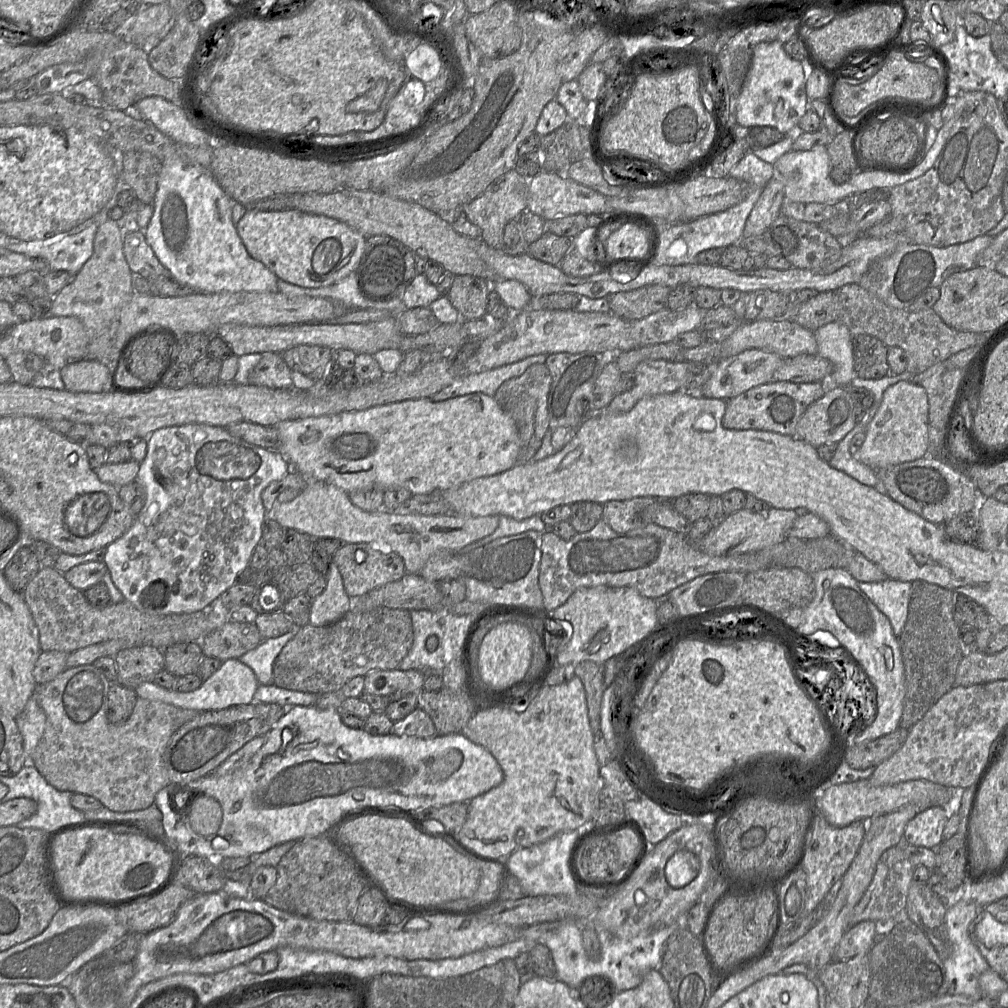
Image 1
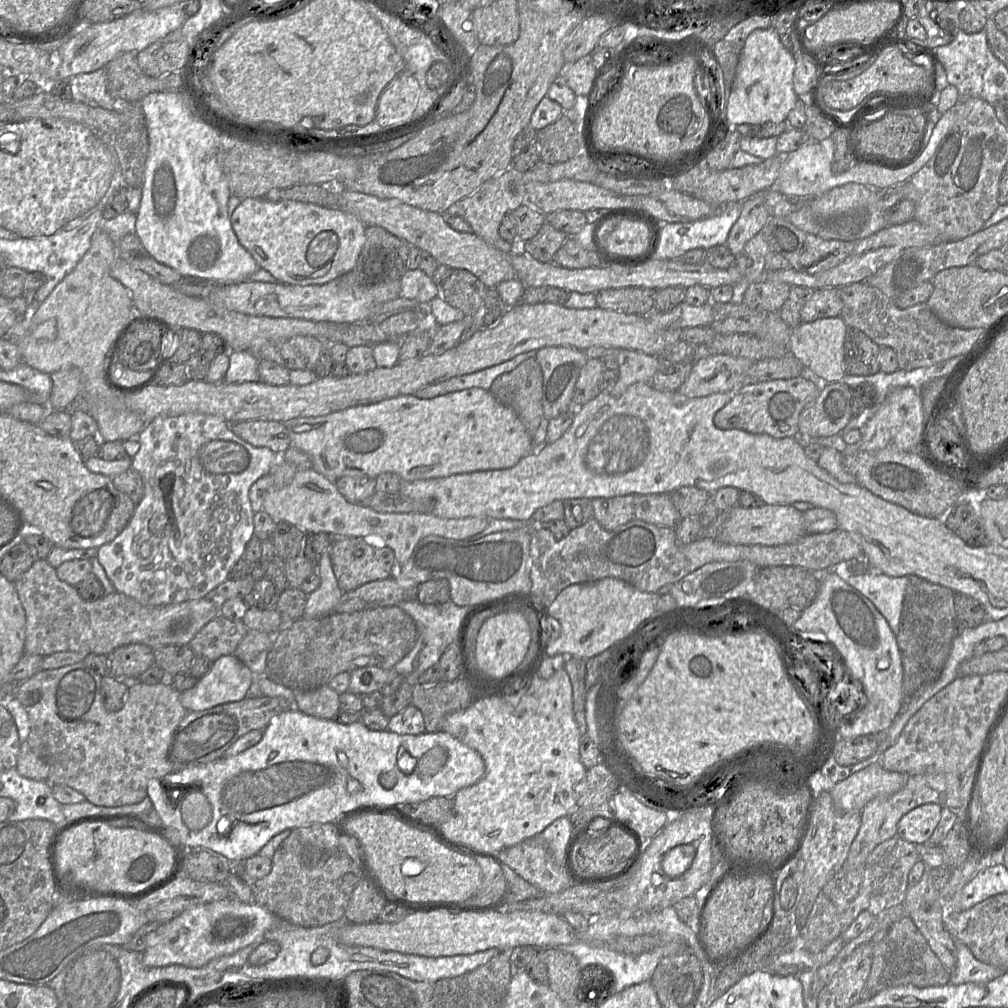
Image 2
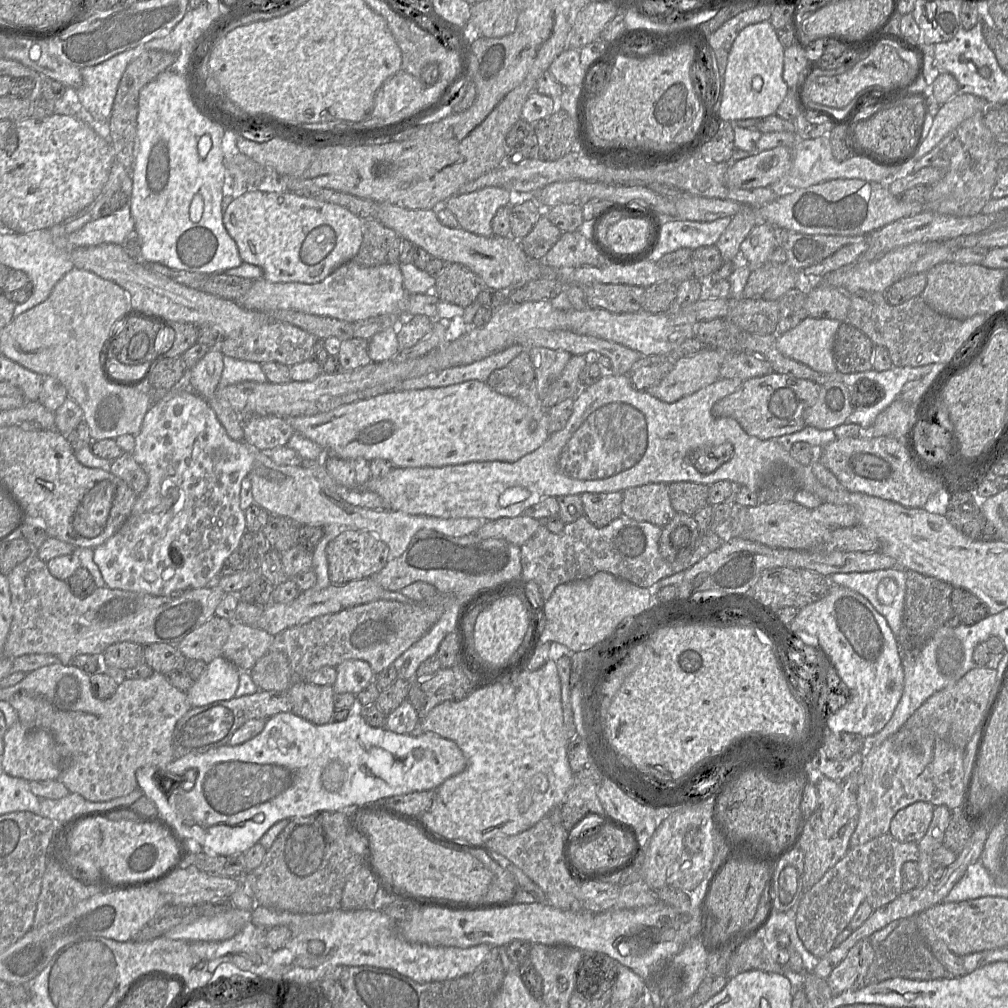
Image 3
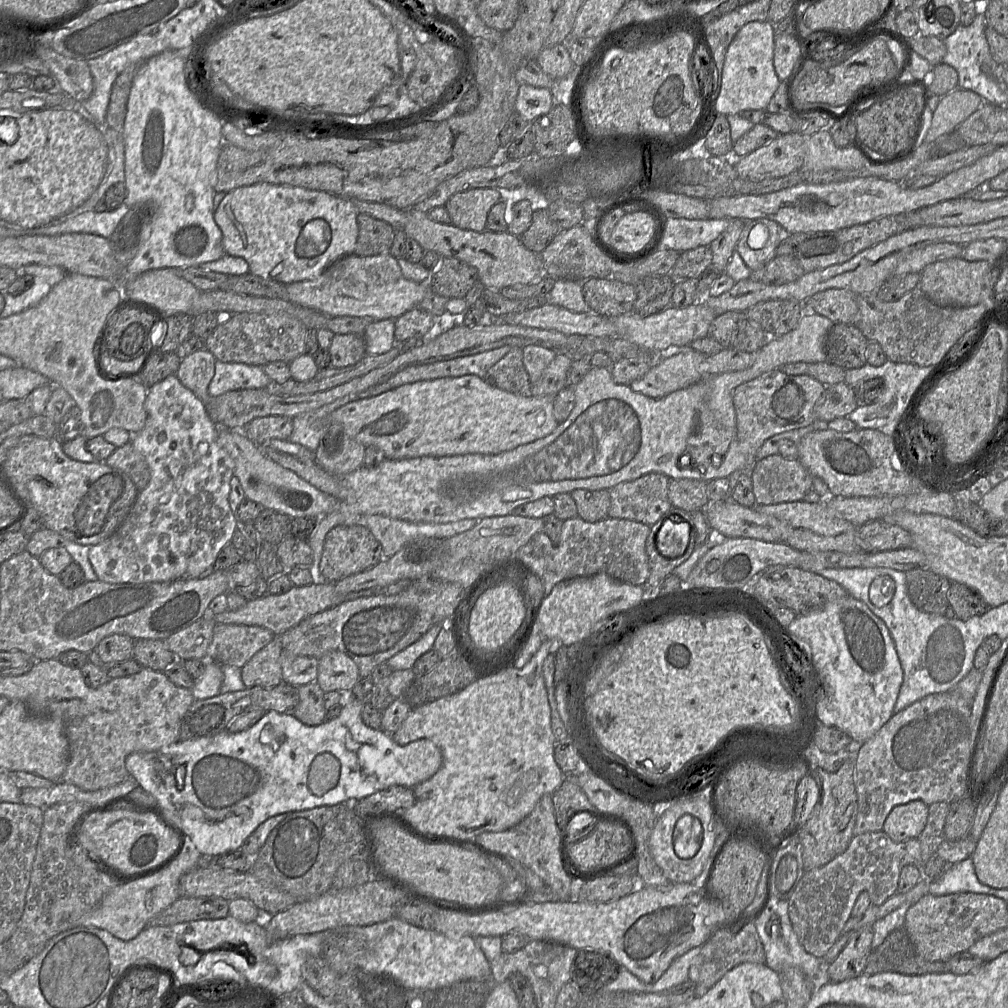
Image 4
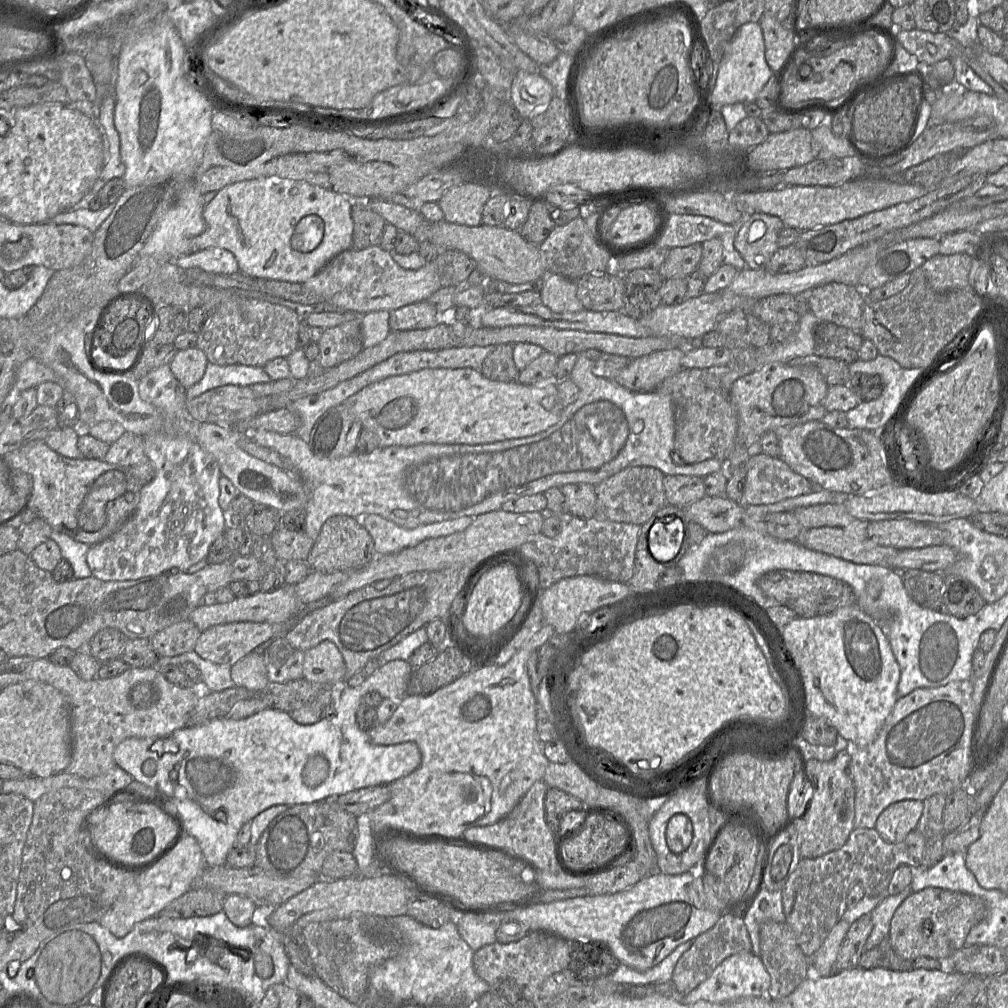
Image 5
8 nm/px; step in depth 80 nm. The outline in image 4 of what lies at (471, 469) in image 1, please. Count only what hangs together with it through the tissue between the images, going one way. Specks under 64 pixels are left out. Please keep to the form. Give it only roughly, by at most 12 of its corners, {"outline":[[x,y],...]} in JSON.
{"outline":[[476,375],[329,417],[389,459],[496,455],[558,425],[552,397]]}

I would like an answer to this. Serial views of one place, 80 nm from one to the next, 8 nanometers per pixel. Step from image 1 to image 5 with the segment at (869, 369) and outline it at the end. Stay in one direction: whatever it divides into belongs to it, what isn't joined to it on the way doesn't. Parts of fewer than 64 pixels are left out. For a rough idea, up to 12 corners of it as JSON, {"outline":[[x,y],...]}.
{"outline":[[820,321],[815,354],[851,364],[859,359],[860,333]]}

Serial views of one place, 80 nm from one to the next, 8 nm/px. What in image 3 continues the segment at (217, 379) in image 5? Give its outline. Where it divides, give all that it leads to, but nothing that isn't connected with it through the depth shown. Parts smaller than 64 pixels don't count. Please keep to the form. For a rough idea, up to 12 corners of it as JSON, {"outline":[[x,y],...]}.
{"outline":[[224,356],[219,388],[268,382],[258,362]]}

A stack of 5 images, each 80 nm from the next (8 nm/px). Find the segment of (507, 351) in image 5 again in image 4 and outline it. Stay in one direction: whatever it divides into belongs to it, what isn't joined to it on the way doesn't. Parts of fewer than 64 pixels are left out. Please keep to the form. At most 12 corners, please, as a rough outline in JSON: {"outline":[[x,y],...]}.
{"outline":[[511,347],[483,378],[498,389],[529,396],[523,348]]}

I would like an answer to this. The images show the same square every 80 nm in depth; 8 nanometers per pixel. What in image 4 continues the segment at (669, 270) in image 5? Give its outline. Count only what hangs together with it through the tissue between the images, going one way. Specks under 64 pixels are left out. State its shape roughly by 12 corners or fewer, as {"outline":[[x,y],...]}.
{"outline":[[710,246],[681,252],[669,276],[698,279],[710,268]]}

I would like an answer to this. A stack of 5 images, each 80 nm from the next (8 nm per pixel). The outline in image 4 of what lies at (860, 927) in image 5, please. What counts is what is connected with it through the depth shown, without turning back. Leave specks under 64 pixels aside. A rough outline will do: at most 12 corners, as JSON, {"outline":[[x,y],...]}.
{"outline":[[872,926],[853,932],[828,966],[830,982],[864,973]]}

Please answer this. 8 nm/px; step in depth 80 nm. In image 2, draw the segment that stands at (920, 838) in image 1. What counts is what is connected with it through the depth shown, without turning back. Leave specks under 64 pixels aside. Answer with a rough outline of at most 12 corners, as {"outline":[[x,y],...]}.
{"outline":[[935,803],[900,819],[897,835],[926,844],[941,819]]}

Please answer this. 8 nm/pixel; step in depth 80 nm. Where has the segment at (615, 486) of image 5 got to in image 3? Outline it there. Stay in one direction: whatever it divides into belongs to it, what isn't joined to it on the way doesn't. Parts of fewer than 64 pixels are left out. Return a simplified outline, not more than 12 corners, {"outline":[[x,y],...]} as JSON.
{"outline":[[668,484],[622,492],[622,516],[666,526],[675,516]]}

